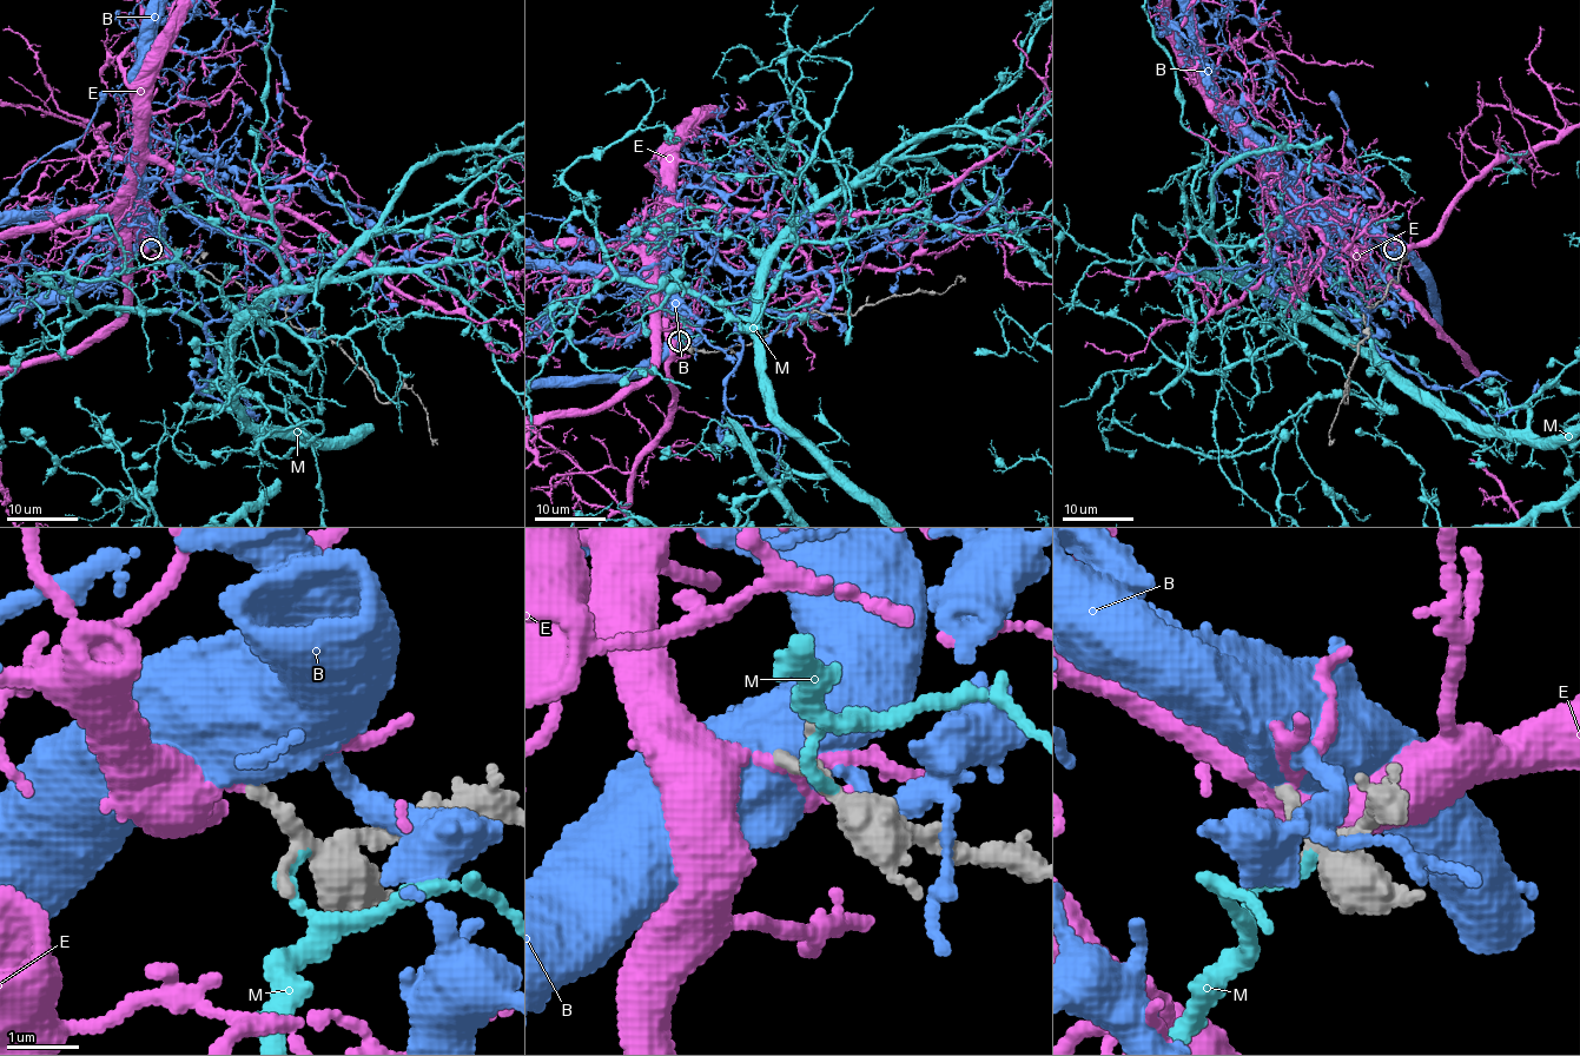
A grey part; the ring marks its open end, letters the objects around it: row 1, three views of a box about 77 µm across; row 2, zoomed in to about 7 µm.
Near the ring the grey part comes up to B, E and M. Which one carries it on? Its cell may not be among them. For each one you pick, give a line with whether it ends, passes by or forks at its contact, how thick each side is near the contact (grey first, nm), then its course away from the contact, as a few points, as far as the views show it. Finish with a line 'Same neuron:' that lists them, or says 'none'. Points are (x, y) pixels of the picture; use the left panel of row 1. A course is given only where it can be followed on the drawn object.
Same neuron: none

